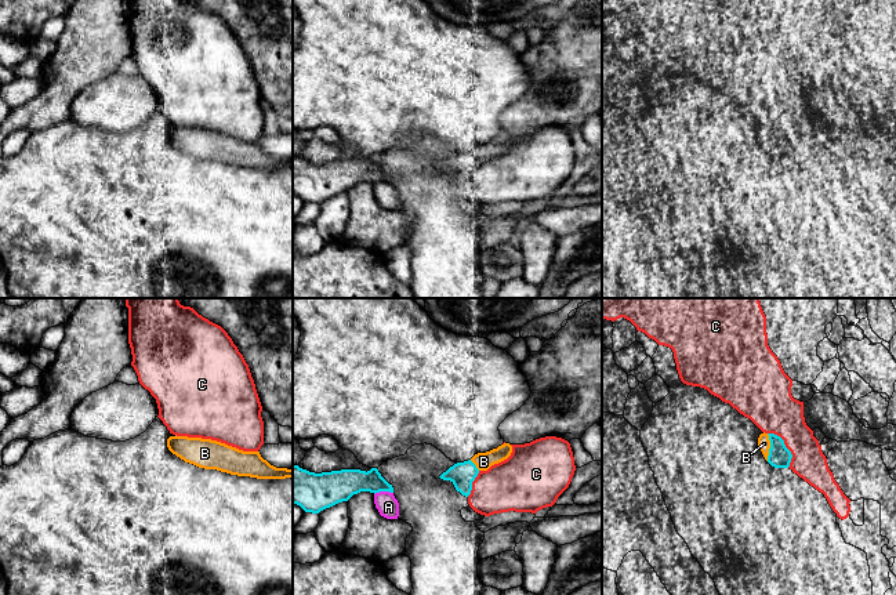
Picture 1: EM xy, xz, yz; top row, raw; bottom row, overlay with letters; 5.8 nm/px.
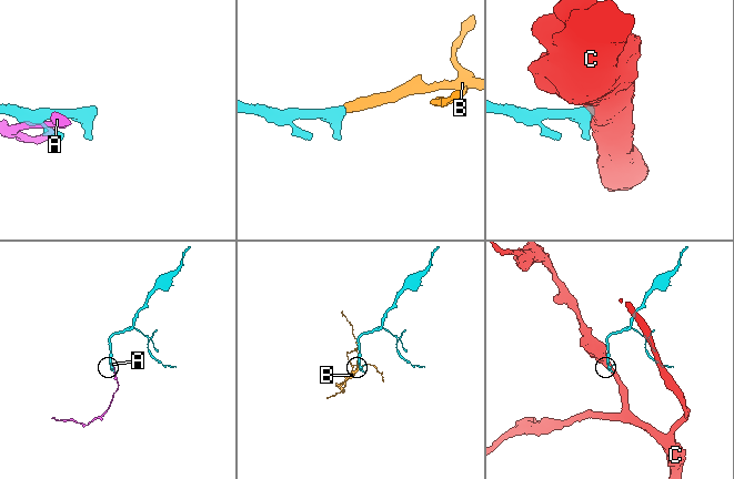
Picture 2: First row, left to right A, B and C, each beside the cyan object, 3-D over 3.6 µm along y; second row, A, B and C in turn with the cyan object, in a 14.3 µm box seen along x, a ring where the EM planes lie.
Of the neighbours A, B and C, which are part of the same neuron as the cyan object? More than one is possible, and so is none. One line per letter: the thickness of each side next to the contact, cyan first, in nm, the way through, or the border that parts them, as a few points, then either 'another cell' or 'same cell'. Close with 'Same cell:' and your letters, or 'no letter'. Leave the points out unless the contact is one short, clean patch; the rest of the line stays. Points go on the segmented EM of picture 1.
A: calibres 180 and 130 nm; border xz (392, 492), (377, 492), (374, 494); another cell
B: calibres 130 and 80 nm; same cell
C: calibres 130 and 280 nm; another cell
Same cell: B

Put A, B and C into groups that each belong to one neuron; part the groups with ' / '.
A / B / C

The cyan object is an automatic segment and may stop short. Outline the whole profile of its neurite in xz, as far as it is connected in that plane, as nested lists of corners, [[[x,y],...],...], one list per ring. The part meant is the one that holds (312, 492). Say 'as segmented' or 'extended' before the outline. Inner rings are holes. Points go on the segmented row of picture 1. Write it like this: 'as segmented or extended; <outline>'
as segmented; [[[293,465],[293,504],[305,512],[319,514],[360,491],[393,493],[377,468],[370,471],[341,469],[315,474]]]

